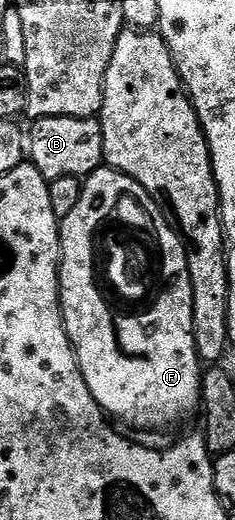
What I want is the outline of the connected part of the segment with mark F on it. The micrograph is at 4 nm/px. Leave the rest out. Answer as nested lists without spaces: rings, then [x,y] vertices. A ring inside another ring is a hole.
[[[94,170],[83,182],[81,200],[77,200],[73,212],[61,219],[59,253],[59,306],[63,309],[63,327],[75,349],[75,358],[85,376],[85,384],[89,384],[89,392],[104,414],[112,419],[120,418],[125,425],[136,426],[139,430],[163,430],[166,426],[177,425],[194,410],[196,413],[201,406],[201,359],[195,350],[193,336],[193,288],[187,263],[187,248],[183,239],[167,223],[149,192],[145,192],[145,188],[137,184],[137,180],[119,170]],[[123,190],[127,190],[128,196],[139,194],[139,202],[143,202],[143,206],[151,210],[151,218],[155,218],[155,230],[159,230],[159,238],[163,238],[163,250],[167,250],[167,290],[163,290],[163,302],[155,306],[155,314],[147,314],[147,318],[139,318],[139,322],[123,322],[123,326],[115,326],[115,322],[111,322],[111,316],[103,318],[103,304],[108,299],[99,293],[99,285],[95,283],[95,229],[116,213],[111,208],[111,198],[107,198],[107,194],[123,194]]]

